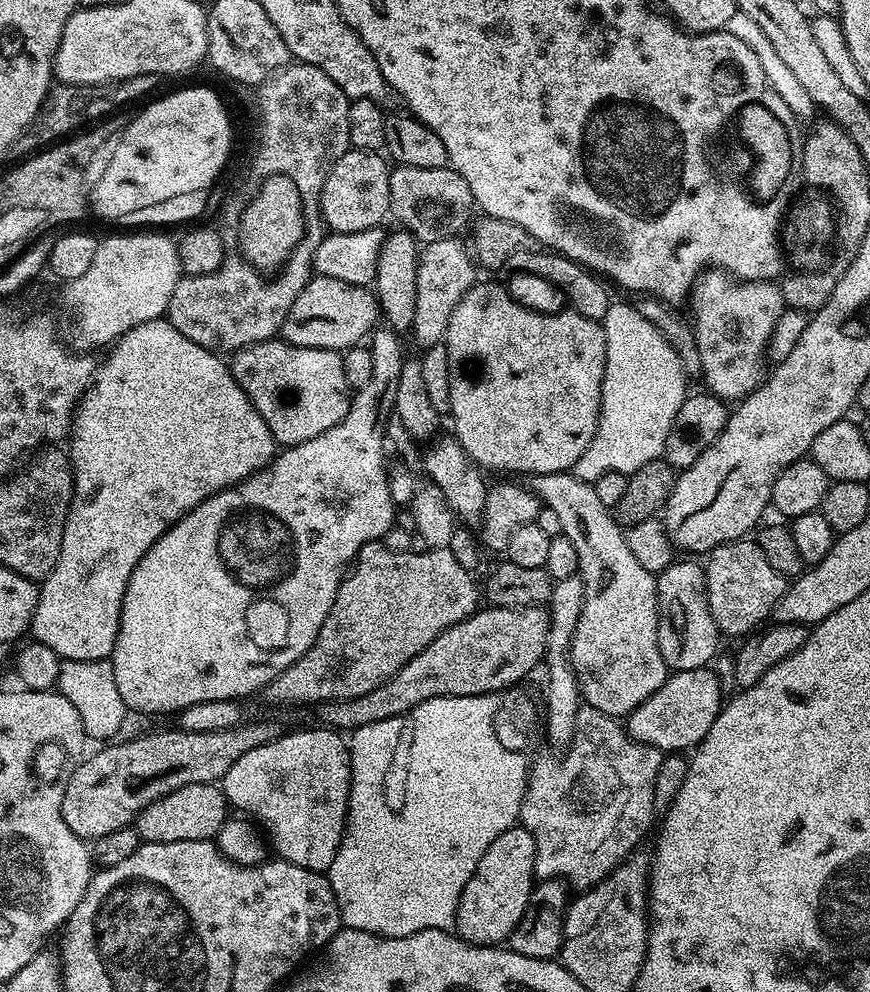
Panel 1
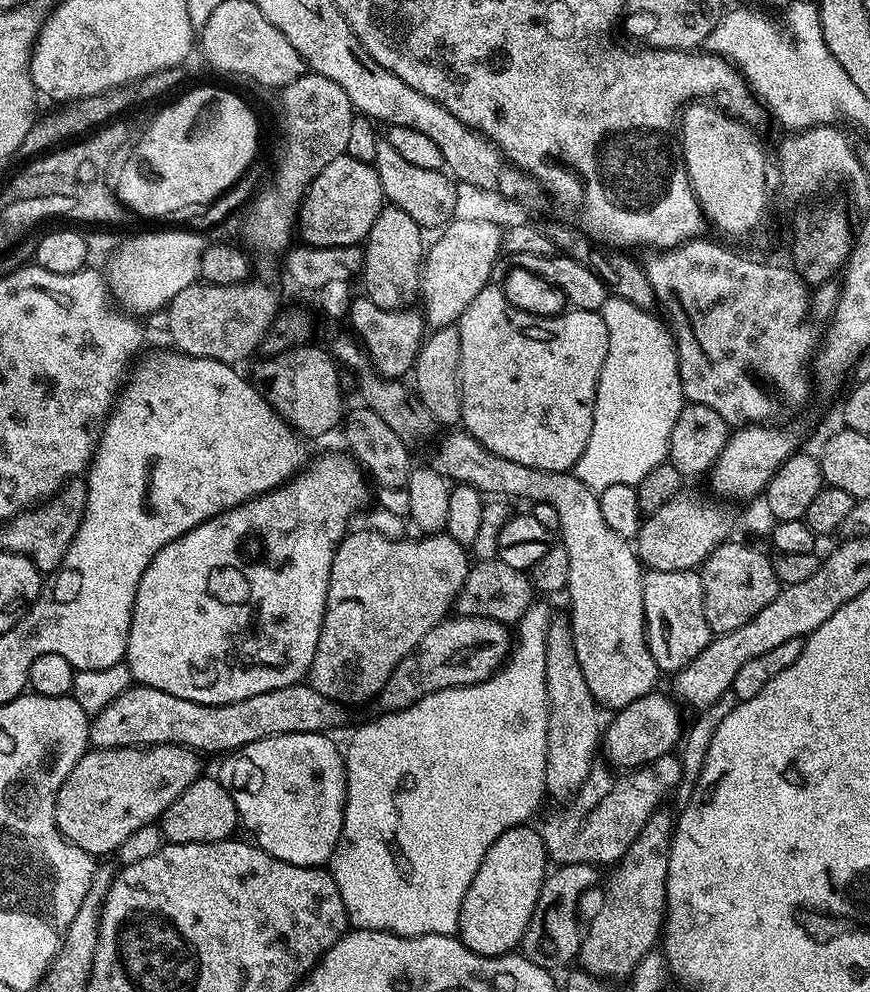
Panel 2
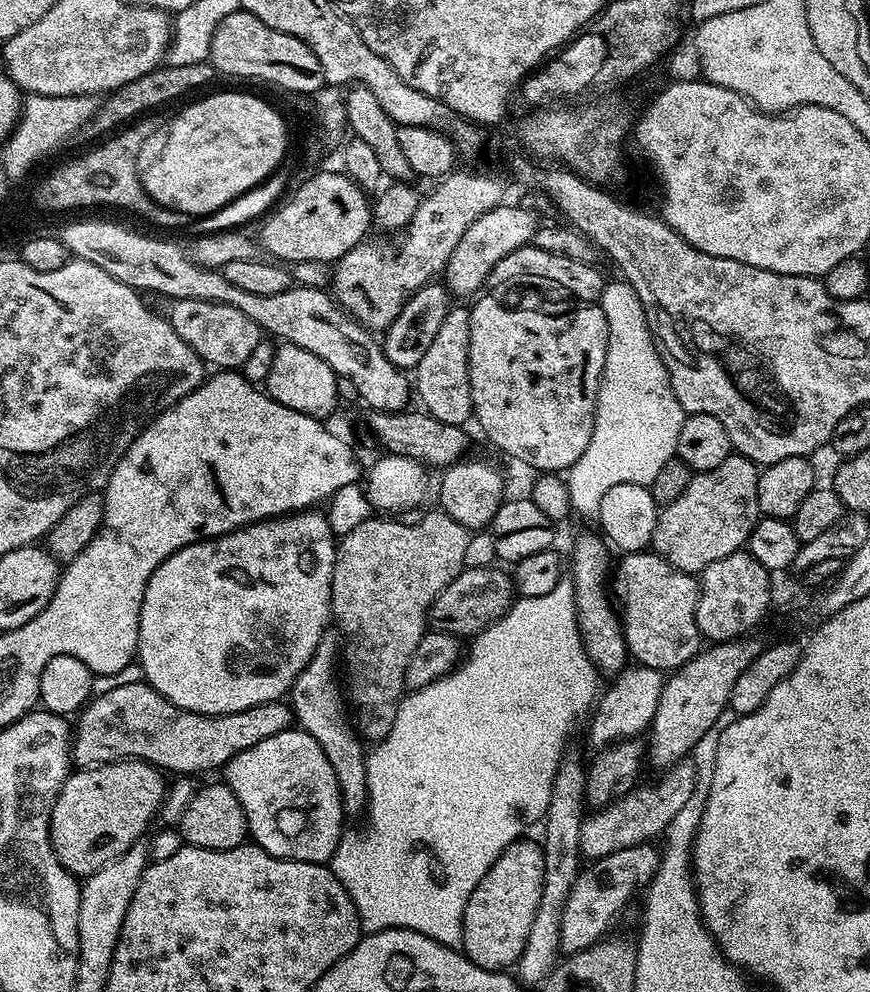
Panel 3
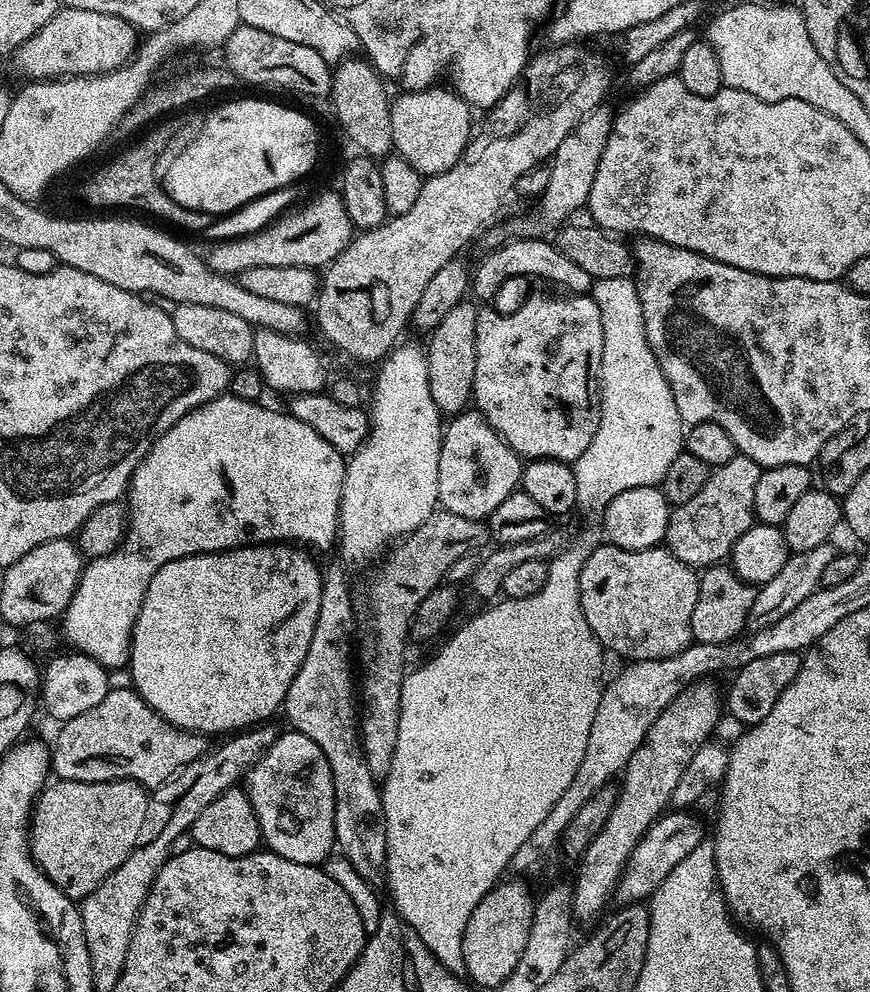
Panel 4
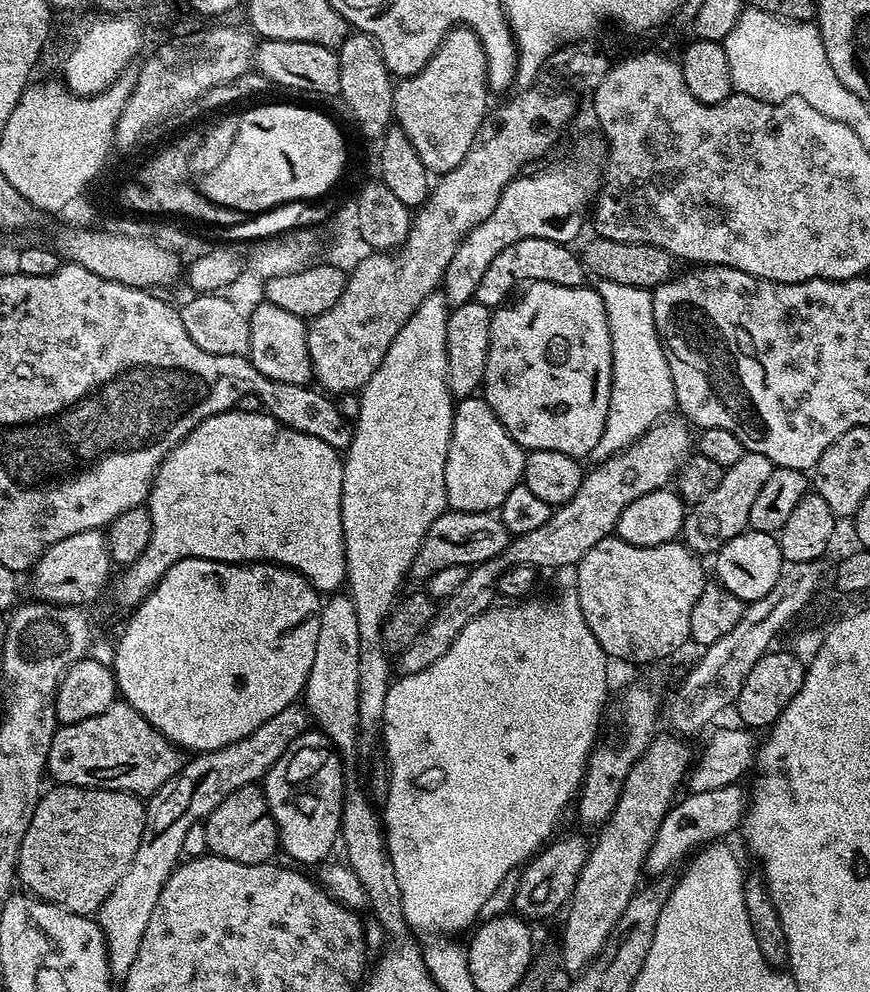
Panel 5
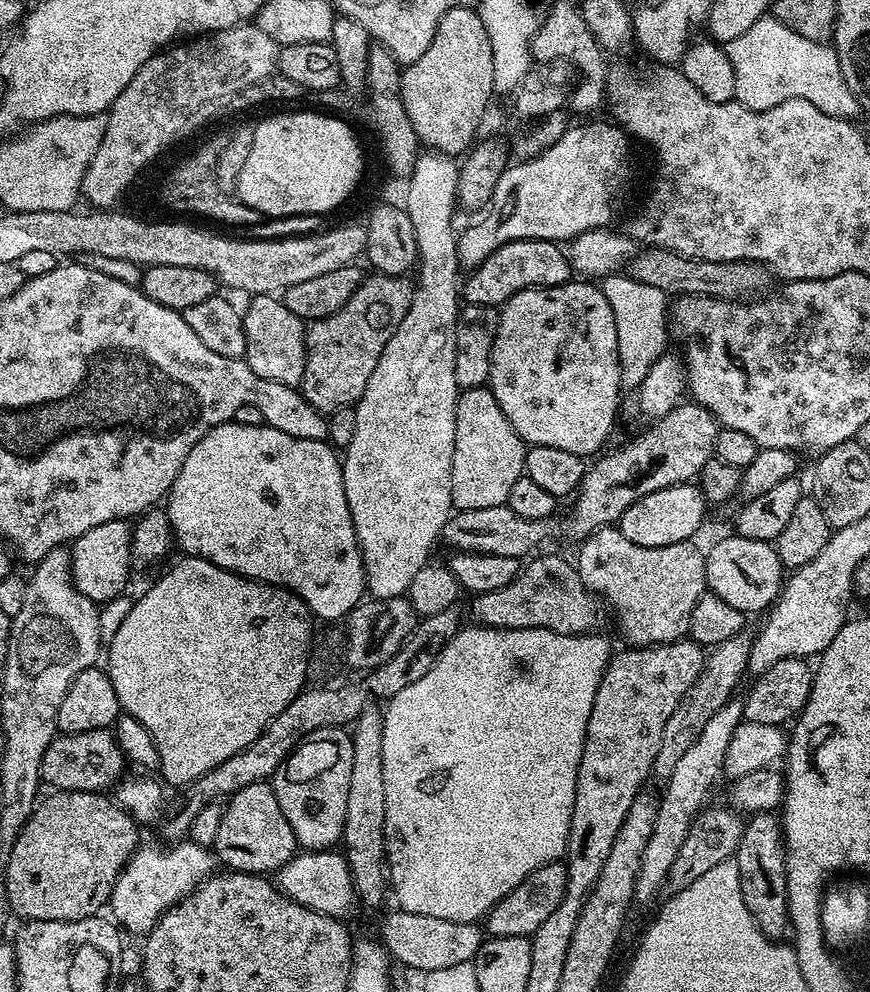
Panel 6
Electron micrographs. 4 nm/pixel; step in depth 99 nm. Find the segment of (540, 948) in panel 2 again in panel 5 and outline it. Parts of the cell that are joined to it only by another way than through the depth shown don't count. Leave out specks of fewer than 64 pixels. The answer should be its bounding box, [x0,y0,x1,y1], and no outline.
[643,784,748,878]

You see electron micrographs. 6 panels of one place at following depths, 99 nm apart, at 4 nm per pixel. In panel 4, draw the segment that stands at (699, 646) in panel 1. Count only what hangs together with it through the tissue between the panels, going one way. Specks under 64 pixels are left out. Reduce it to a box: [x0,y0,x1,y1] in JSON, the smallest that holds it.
[580,542,699,661]

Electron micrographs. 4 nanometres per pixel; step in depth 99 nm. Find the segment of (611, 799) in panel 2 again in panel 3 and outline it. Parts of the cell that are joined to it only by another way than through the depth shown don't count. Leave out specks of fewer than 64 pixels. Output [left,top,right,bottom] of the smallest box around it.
[580,758,696,861]

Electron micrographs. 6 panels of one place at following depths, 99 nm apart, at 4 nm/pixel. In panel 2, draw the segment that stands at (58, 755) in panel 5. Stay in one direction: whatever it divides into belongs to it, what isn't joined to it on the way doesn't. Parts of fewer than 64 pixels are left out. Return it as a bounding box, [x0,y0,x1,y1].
[88,682,345,754]

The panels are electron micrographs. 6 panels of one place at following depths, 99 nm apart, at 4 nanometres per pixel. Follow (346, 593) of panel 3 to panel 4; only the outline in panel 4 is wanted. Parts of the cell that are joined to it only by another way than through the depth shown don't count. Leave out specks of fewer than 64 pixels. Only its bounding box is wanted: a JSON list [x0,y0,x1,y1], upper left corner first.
[359,510,489,782]

